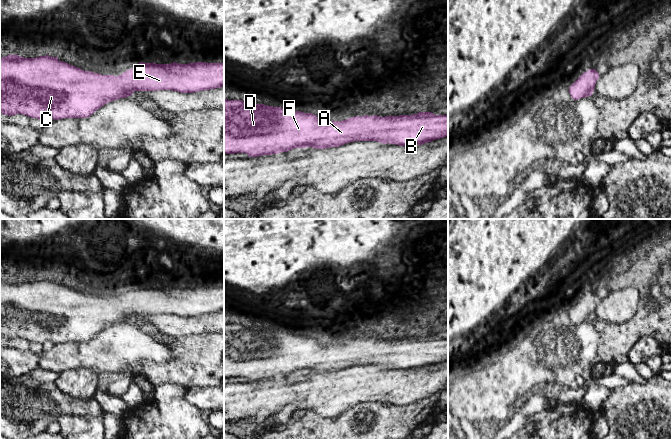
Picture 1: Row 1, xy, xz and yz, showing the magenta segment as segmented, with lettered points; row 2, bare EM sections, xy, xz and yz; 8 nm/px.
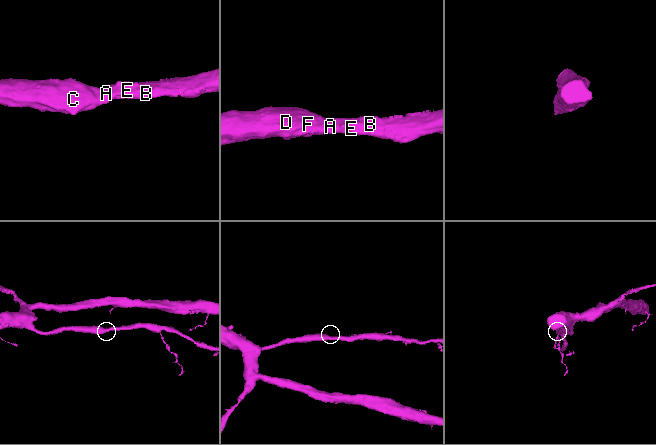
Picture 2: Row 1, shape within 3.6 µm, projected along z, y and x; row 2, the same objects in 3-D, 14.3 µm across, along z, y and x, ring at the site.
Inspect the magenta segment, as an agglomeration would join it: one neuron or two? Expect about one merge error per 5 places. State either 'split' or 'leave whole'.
leave whole

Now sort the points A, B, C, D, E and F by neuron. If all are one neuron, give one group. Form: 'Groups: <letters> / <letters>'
Groups: A B C D E F

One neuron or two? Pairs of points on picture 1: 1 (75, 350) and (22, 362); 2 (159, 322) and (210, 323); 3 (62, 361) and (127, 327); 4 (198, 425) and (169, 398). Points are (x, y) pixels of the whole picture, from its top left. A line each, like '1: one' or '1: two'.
1: one
2: one
3: one
4: one

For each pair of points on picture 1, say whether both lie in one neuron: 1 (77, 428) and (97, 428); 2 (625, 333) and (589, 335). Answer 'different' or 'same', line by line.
1: same
2: different

